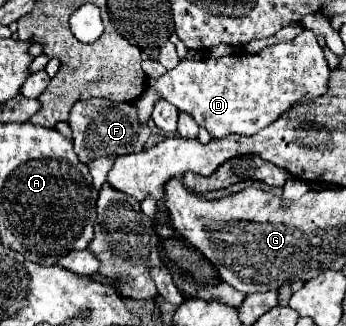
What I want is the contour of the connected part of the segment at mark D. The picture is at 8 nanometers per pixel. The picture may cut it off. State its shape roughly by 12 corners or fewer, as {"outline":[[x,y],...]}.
{"outline":[[314,33],[200,61],[152,89],[212,139],[328,91]]}

